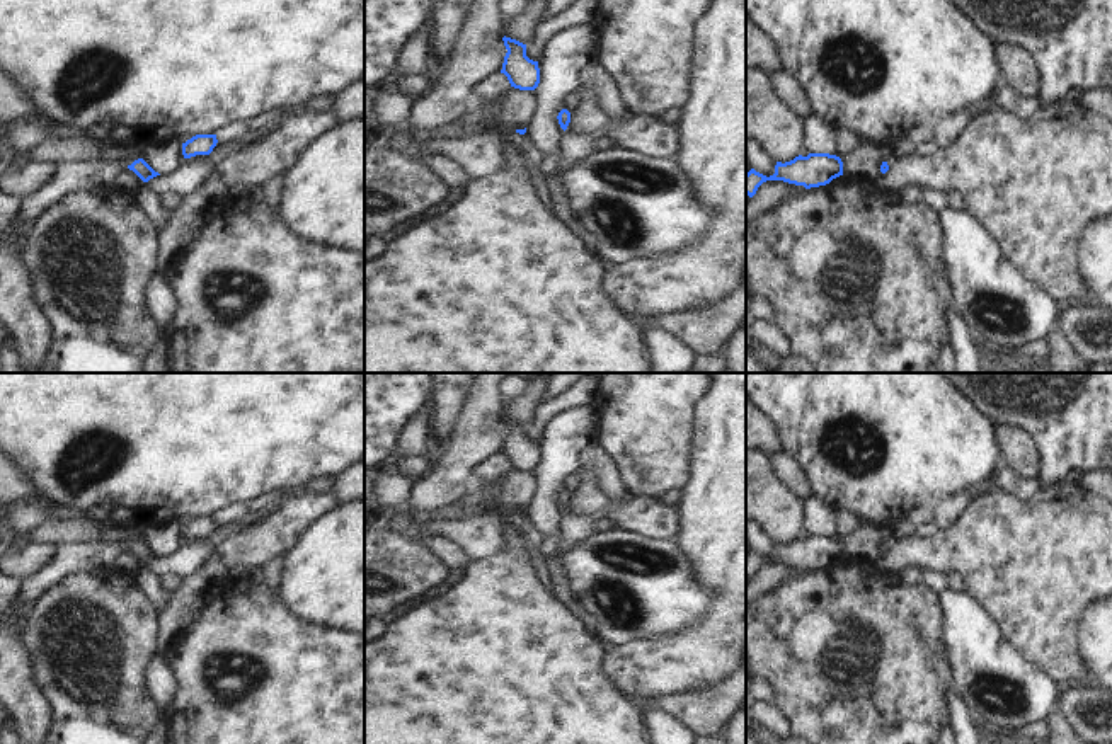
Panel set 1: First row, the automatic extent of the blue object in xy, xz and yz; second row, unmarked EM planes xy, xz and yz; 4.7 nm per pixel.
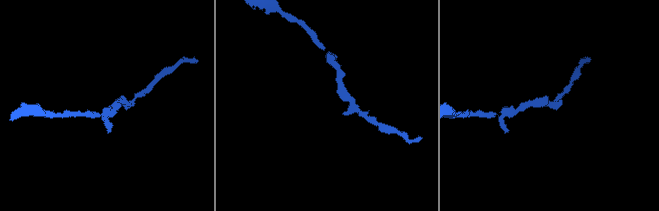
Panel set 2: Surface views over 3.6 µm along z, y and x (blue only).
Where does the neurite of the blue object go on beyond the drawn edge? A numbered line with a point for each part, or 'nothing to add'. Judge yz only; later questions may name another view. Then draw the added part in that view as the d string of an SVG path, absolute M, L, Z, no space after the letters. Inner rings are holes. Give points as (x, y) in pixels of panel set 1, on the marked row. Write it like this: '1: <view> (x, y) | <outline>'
1: yz (905, 145) | M908 136L901 138L894 146L892 146L892 153L889 155L889 158L886 160L887 165L894 163L901 155L914 155L916 145L913 140L909 140Z

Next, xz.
1: xz (533, 155) | M507 133L507 134L504 134L504 141L516 143L528 158L528 167L530 167L531 177L538 175L538 165L540 165L542 158L545 157L545 153L542 153L540 150L535 148L535 145L530 141L526 133L524 134Z

